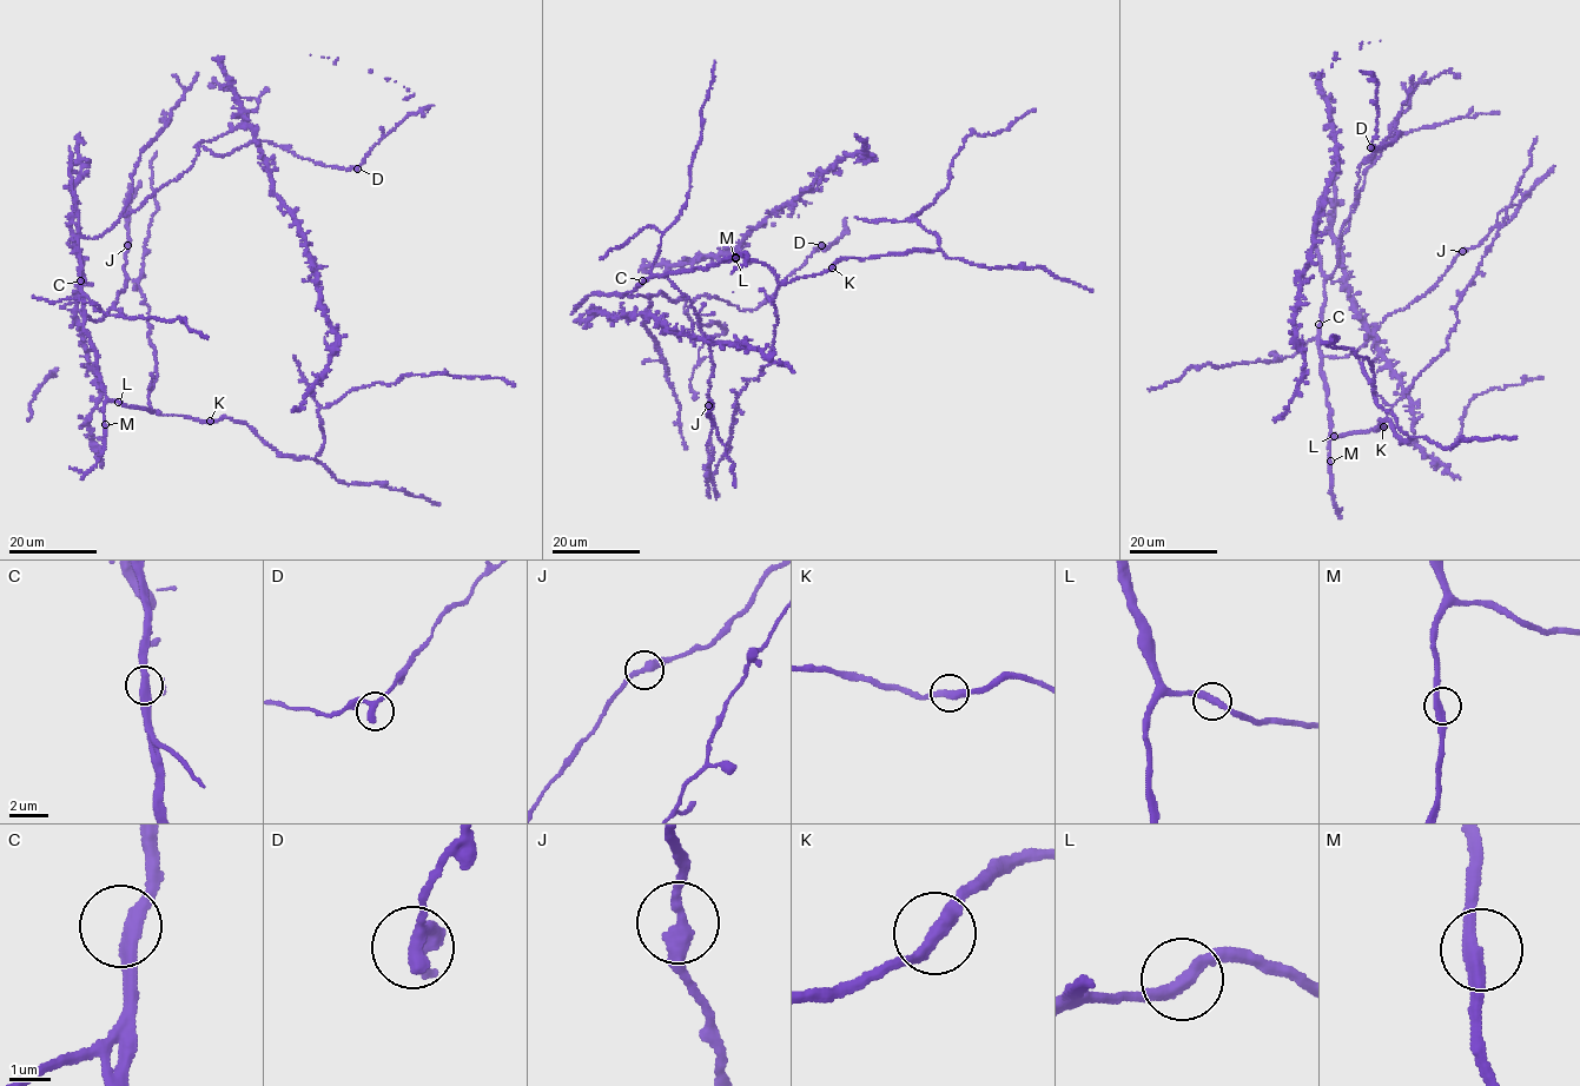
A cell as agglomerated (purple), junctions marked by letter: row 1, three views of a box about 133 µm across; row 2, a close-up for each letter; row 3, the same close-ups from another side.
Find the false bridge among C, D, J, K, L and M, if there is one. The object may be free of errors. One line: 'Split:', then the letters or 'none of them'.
Split: none of them

